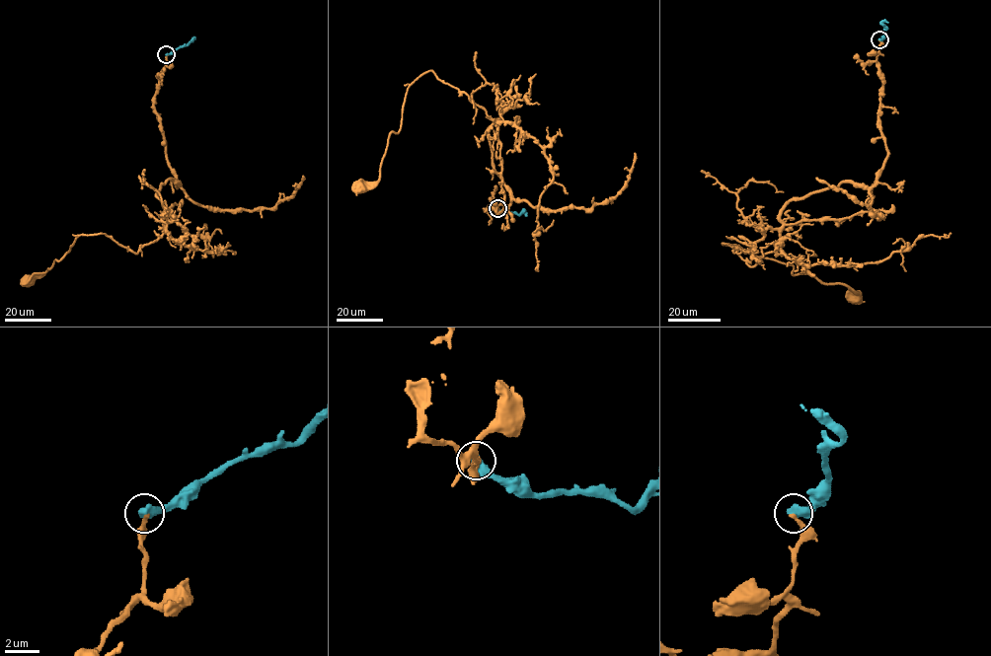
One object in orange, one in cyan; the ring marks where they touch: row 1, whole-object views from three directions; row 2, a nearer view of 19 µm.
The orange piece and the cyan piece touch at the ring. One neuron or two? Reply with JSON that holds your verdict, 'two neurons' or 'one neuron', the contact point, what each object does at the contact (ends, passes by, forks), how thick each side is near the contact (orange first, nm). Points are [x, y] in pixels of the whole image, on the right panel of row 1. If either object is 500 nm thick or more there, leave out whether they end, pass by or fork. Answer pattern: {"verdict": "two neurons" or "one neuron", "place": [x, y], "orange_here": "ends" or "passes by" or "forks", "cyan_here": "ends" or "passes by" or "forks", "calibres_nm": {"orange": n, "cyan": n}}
{"verdict": "two neurons", "place": [879, 39], "calibres_nm": {"orange": 280, "cyan": 600}}

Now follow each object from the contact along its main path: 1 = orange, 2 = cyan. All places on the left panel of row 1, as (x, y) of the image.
1: (166, 54), (153, 109), (179, 182), (156, 195), (166, 230), (136, 254), (80, 234), (29, 281)
2: (166, 54), (194, 39)

